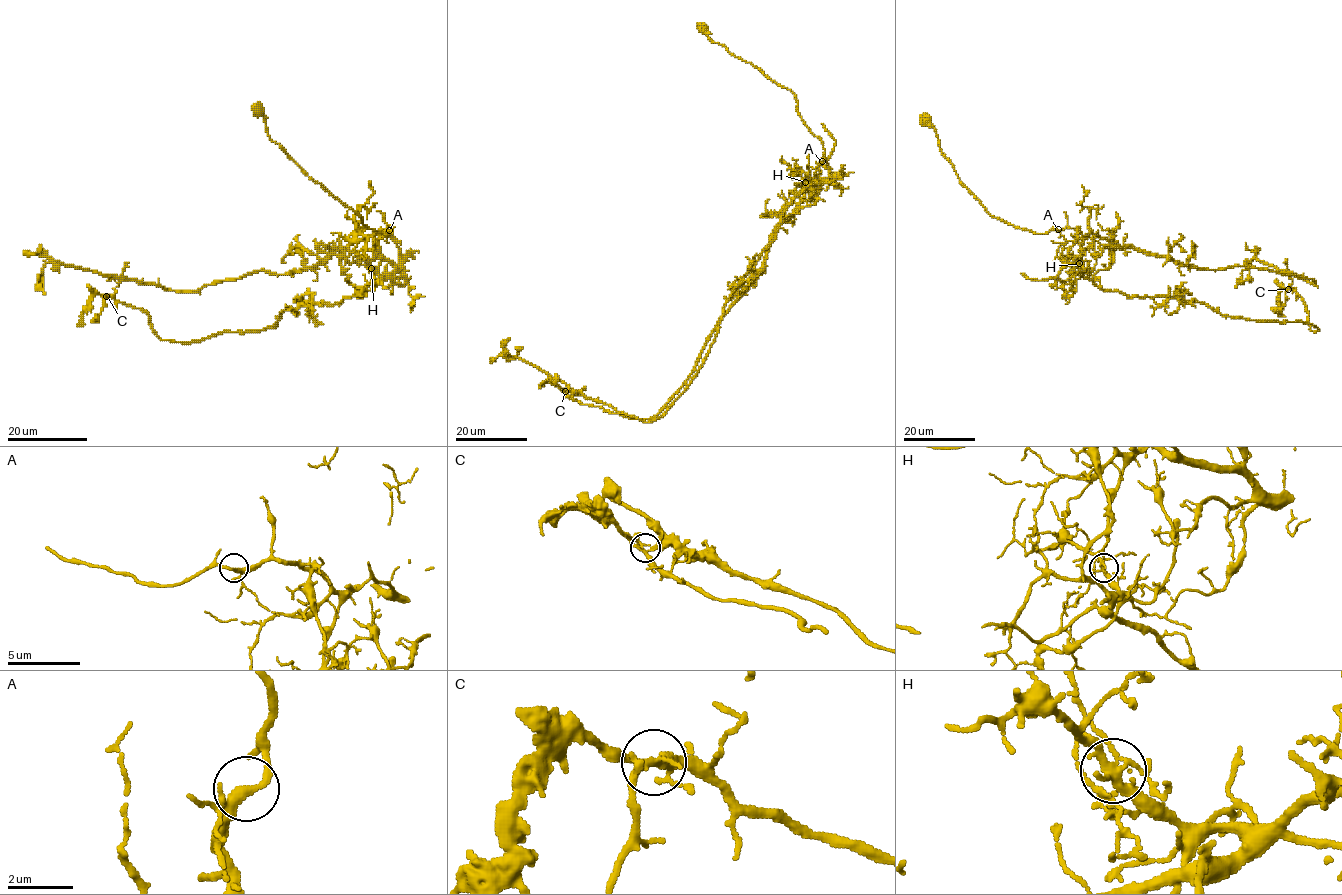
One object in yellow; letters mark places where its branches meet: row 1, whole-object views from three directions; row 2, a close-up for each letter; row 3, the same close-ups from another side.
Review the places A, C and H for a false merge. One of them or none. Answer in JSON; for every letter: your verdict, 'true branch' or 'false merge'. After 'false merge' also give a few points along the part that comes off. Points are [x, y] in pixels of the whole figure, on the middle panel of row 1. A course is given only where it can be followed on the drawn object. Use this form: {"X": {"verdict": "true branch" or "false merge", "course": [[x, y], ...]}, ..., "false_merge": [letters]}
{"A": {"verdict": "true branch"}, "C": {"verdict": "true branch"}, "H": {"verdict": "false merge", "course": [[805, 182], [723, 308], [699, 371], [660, 416], [584, 405], [551, 381], [540, 389]]}, "false_merge": ["H"]}

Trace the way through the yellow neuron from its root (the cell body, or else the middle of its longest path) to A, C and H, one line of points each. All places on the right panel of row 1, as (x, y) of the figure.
A: (1097, 259), (1095, 267), (1086, 272), (1079, 262), (1084, 237), (1073, 229), (1058, 229)
C: (1097, 259), (1082, 275), (1104, 290), (1180, 297), (1317, 331), (1288, 289)
H: (1097, 259), (1090, 272), (1086, 272), (1079, 264)

